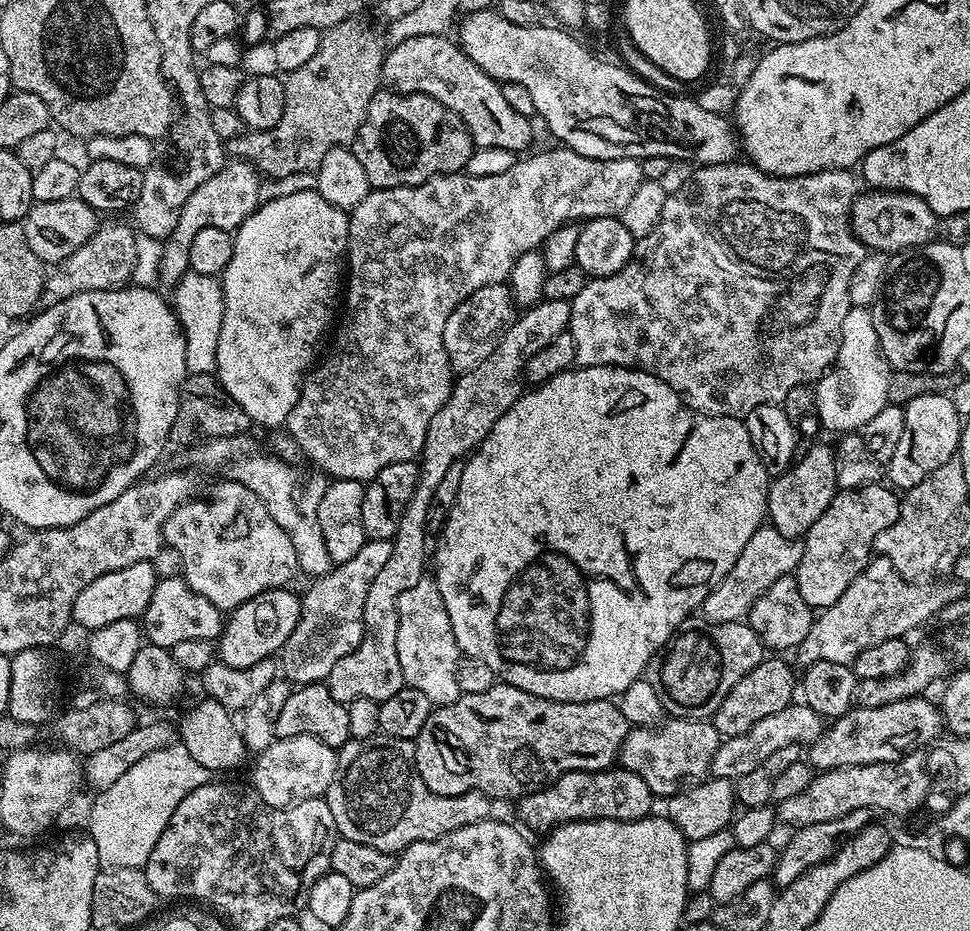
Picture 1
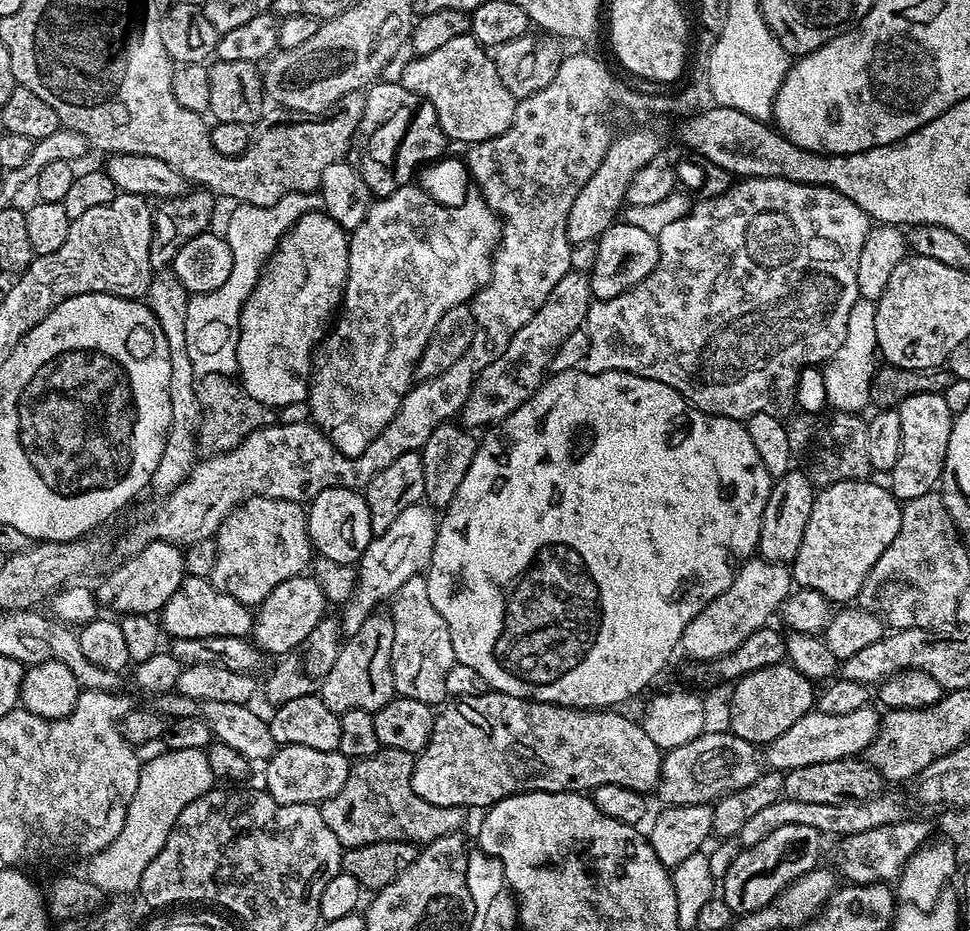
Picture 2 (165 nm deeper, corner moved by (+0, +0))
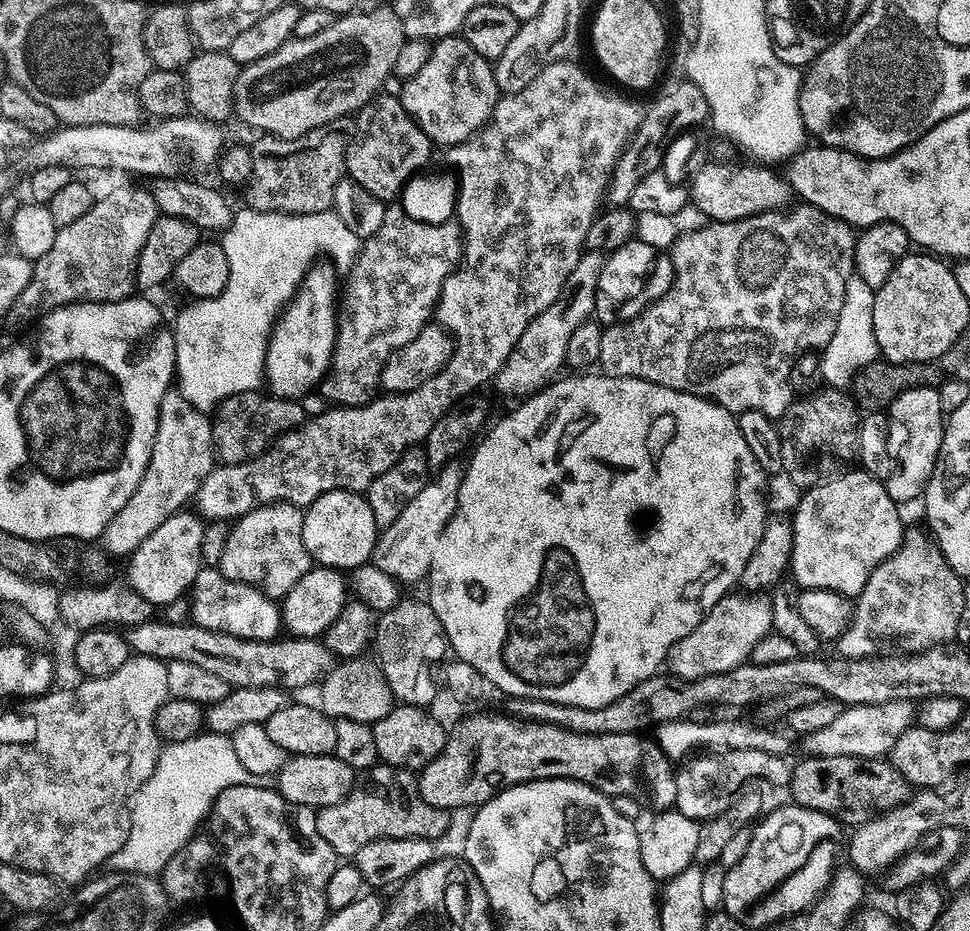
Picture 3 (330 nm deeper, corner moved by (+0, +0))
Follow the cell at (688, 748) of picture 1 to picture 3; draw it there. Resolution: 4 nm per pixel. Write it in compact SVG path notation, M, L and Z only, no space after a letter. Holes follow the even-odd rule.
M720 750L715 754L702 754L683 765L684 769L676 772L676 803L675 811L686 814L686 818L697 822L705 822L730 810L737 796L749 787L751 780L761 780L772 788L787 789L792 781L792 764L784 756L766 754L766 750Z

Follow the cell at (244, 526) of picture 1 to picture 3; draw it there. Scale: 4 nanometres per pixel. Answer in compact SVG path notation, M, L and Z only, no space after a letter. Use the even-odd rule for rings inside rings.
M263 504L253 512L247 512L229 529L226 550L218 565L226 578L243 584L255 584L271 600L283 601L294 582L302 578L314 561L302 542L304 513L295 504Z

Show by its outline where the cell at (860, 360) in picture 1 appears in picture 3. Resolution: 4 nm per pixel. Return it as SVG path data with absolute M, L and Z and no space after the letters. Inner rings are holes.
M853 276L846 282L846 296L842 298L842 310L838 310L838 324L830 342L819 353L819 375L830 388L847 389L860 371L880 356L880 347L874 338L874 289L866 286L862 278Z

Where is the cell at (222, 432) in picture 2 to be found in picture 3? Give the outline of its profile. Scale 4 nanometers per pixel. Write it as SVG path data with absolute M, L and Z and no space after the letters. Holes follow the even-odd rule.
M263 391L243 392L234 394L220 403L220 407L215 409L212 420L212 446L220 464L241 464L247 460L256 460L269 448L279 441L281 436L287 435L300 428L305 423L304 408L299 399L285 400L282 396L265 394Z

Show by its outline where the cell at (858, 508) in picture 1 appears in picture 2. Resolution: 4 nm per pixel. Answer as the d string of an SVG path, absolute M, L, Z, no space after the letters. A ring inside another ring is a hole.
M871 479L847 480L821 487L812 502L802 546L790 565L792 579L799 587L818 590L836 606L859 597L874 562L882 558L882 550L894 542L900 529L901 501L885 485L872 483Z

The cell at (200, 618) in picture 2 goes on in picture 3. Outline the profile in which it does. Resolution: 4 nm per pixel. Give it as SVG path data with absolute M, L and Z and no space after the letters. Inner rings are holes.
M204 566L190 589L191 619L199 628L225 632L243 640L275 640L282 632L282 608L255 584L234 582L221 574L219 567Z

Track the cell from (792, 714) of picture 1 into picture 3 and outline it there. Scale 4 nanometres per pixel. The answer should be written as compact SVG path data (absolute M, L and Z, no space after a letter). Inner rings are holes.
M895 700L885 704L853 704L840 711L838 718L834 718L834 722L830 722L830 726L825 726L822 730L807 736L806 744L812 747L809 749L817 756L874 756L884 758L891 753L894 742L898 742L898 738L902 738L905 730L913 727L913 724L914 704L911 700Z

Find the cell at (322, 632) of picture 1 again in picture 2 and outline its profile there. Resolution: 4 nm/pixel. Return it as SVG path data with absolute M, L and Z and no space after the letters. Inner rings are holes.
M427 503L410 506L390 525L390 530L381 536L373 536L358 561L358 579L351 598L339 609L340 631L345 637L353 636L366 622L366 618L377 611L380 603L395 596L397 590L410 578L421 575L428 567L436 541L438 516Z

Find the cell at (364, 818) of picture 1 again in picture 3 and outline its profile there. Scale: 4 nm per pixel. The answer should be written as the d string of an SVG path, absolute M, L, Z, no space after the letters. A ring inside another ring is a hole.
M380 762L376 767L369 768L367 772L363 773L362 779L342 802L319 809L316 812L316 825L318 834L322 834L322 838L326 838L326 842L330 842L337 857L355 858L358 850L362 850L362 846L366 846L366 842L374 842L382 838L422 838L433 842L439 841L439 836L444 836L448 832L448 816L450 816L449 809L430 806L430 802L426 802L426 798L422 798L417 777L407 768L395 768Z

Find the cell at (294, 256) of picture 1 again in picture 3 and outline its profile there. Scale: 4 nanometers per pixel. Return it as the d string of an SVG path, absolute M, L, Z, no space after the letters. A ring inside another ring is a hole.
M322 262L313 265L304 276L300 289L292 301L281 312L279 319L272 325L272 337L268 340L268 353L264 363L266 384L271 395L282 396L285 400L304 398L308 391L315 389L327 374L332 364L332 351L336 348L336 329L338 327L338 312L336 316L336 275L337 269L329 263Z

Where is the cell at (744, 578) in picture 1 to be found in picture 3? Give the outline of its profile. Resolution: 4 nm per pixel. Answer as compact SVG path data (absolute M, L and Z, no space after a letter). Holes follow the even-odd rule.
M729 594L722 597L718 603L698 622L698 626L686 638L679 640L668 653L666 668L671 675L681 676L683 680L701 680L712 674L722 674L726 670L734 670L739 664L745 663L751 657L754 646L763 636L773 631L772 602L764 594Z

